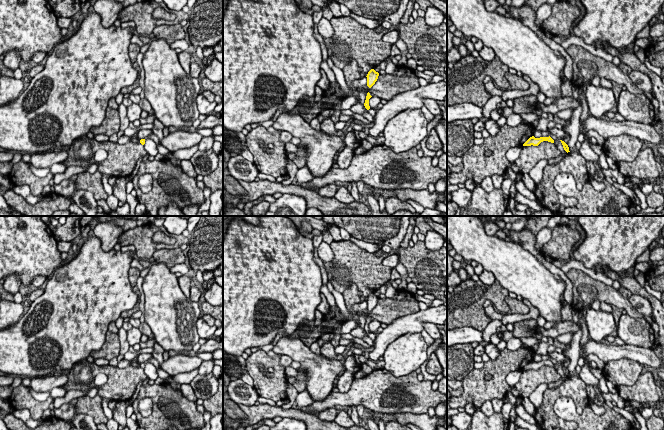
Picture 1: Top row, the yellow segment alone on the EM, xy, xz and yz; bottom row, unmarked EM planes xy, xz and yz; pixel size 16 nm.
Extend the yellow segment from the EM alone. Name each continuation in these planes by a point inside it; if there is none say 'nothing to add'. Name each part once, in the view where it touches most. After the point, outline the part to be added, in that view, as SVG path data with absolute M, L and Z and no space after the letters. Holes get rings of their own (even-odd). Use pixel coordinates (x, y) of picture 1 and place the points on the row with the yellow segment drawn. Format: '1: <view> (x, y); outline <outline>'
nothing to add

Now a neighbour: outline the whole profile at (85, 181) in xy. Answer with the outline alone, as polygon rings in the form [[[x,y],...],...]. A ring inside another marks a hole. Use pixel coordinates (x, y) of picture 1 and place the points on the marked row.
[[[98,170],[93,174],[88,172],[79,173],[75,182],[76,189],[91,191],[96,201],[108,198],[102,184],[102,174]]]

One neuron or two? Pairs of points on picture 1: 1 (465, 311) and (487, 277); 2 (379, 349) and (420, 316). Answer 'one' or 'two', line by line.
1: two
2: one

